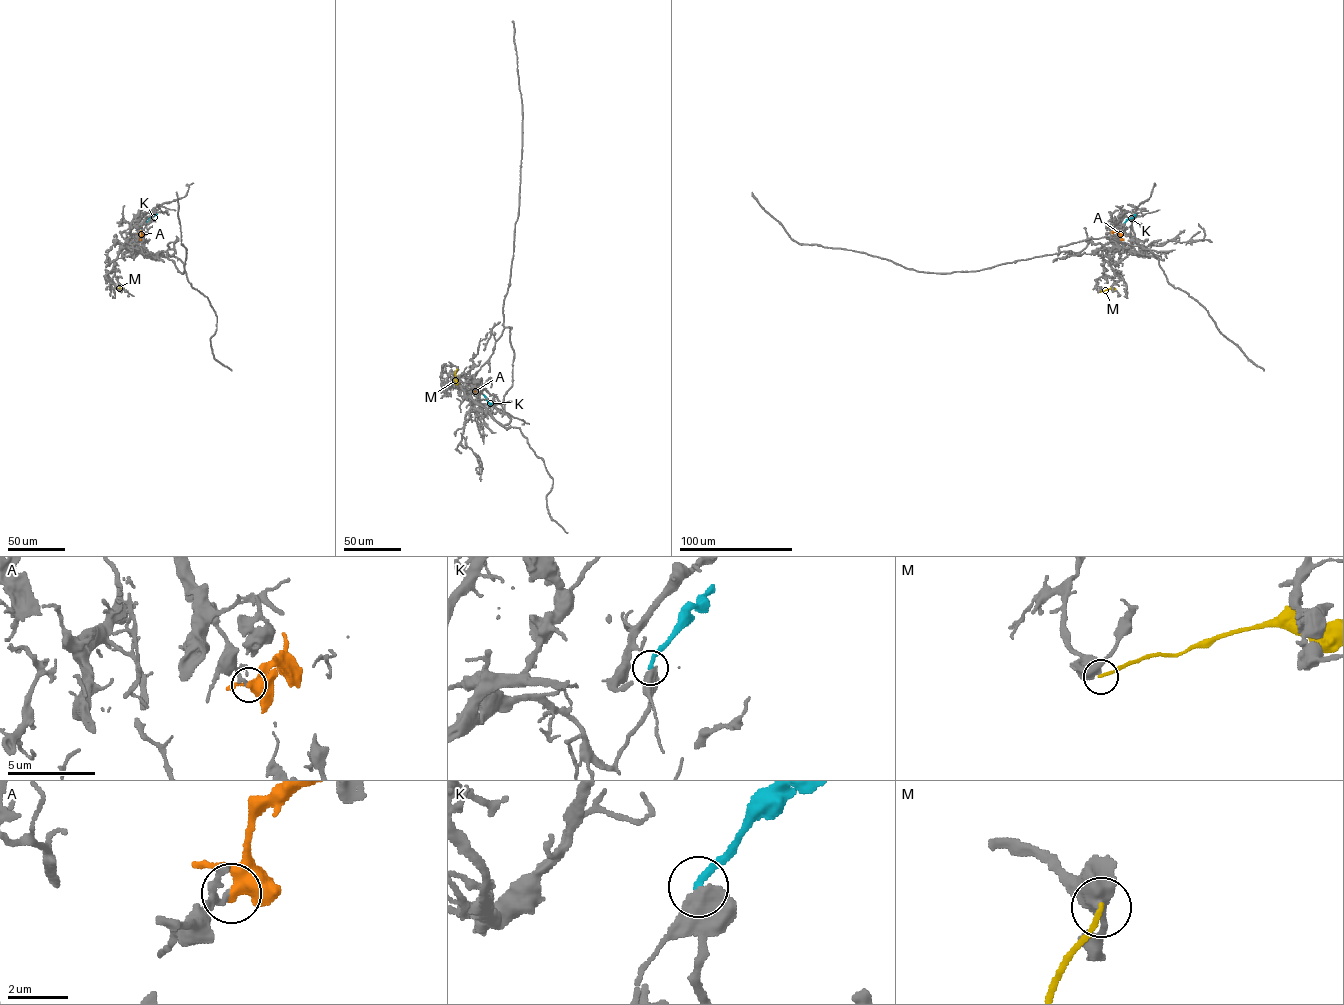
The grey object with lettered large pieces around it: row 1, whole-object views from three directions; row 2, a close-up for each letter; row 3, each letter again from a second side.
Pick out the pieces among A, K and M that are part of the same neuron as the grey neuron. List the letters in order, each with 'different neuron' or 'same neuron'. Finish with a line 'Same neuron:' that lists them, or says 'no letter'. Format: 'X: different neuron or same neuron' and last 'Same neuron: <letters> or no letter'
A: different neuron
K: different neuron
M: different neuron
Same neuron: no letter

